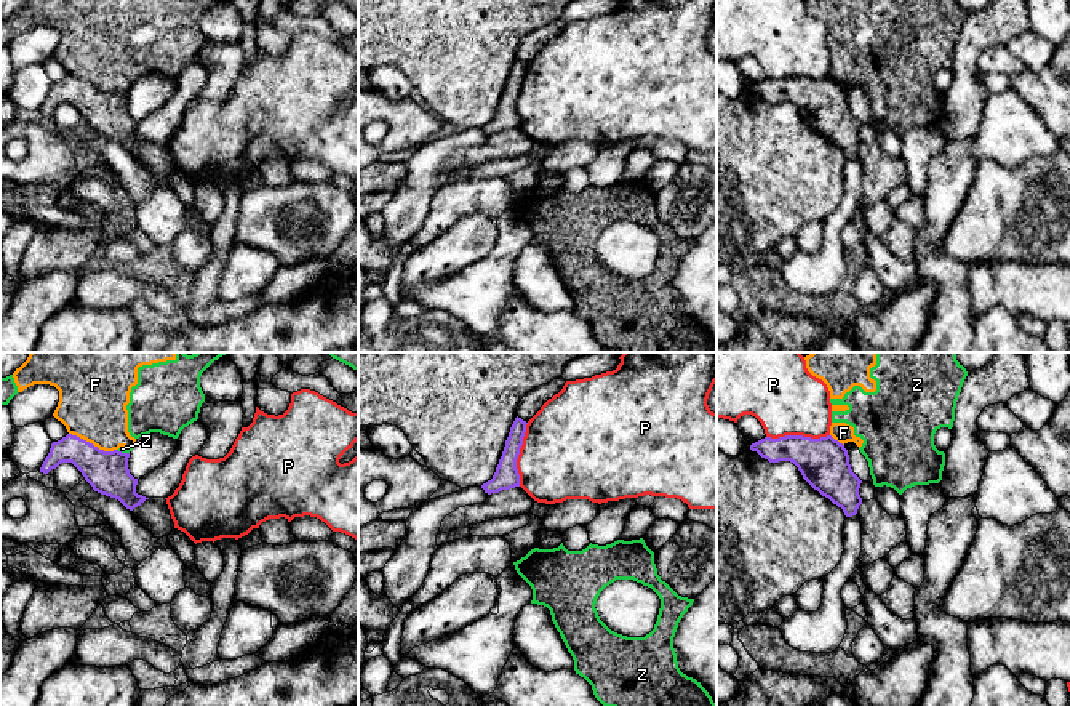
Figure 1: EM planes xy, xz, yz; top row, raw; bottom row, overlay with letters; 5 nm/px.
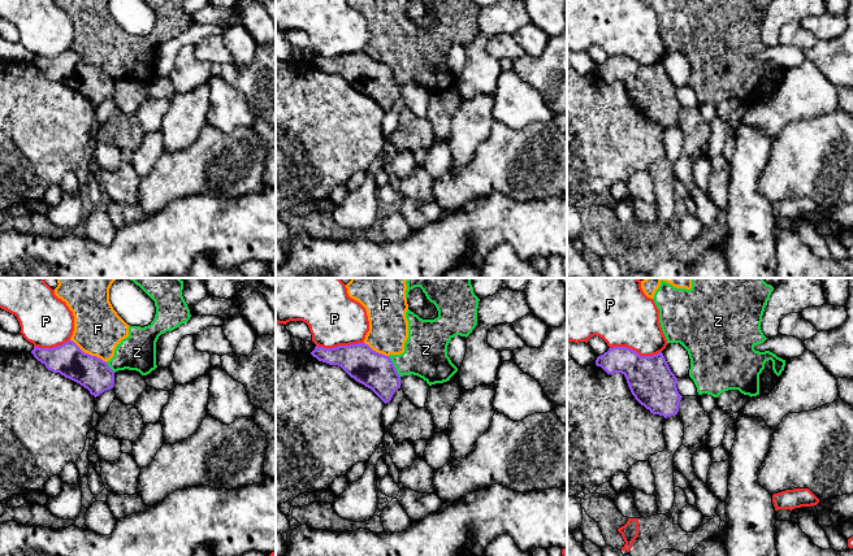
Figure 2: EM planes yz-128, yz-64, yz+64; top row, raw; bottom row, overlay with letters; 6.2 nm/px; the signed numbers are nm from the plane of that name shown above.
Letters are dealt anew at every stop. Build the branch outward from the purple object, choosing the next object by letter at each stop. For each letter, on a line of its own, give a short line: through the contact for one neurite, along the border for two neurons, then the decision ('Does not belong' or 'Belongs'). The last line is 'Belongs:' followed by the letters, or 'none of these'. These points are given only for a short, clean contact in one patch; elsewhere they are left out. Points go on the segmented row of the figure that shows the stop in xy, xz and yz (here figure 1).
F: Line: xy (69, 433), (99, 449), (117, 450). Does not belong
P: Does not belong
Z: Line: xy (117, 450), (128, 453). Does not belong
Belongs: none of these

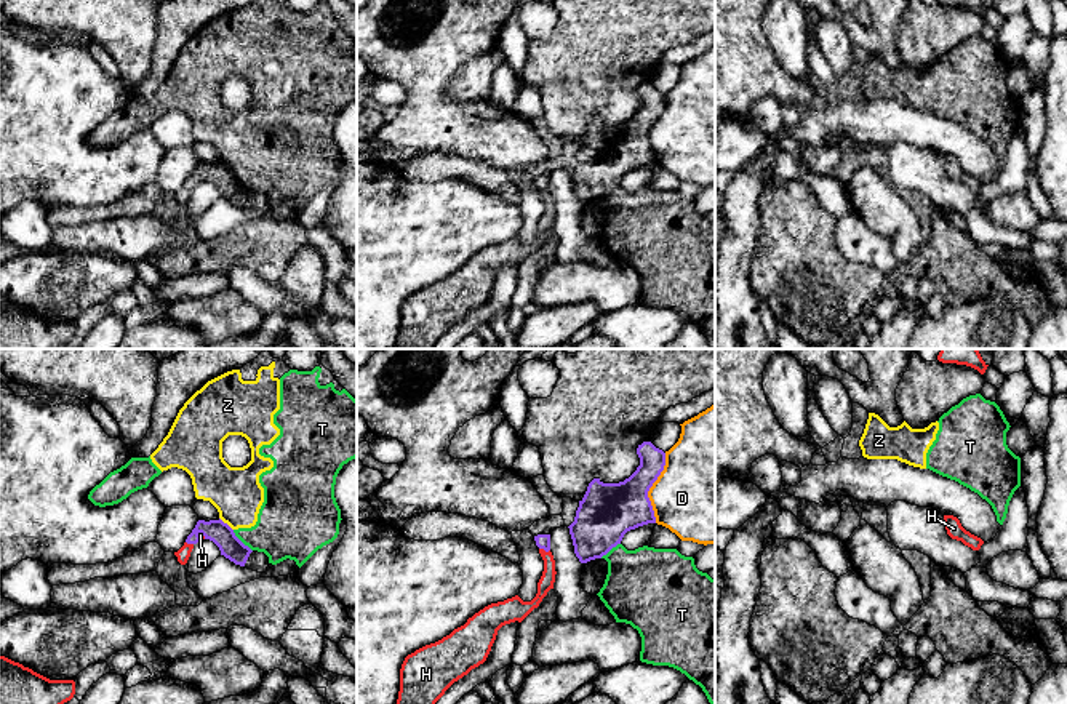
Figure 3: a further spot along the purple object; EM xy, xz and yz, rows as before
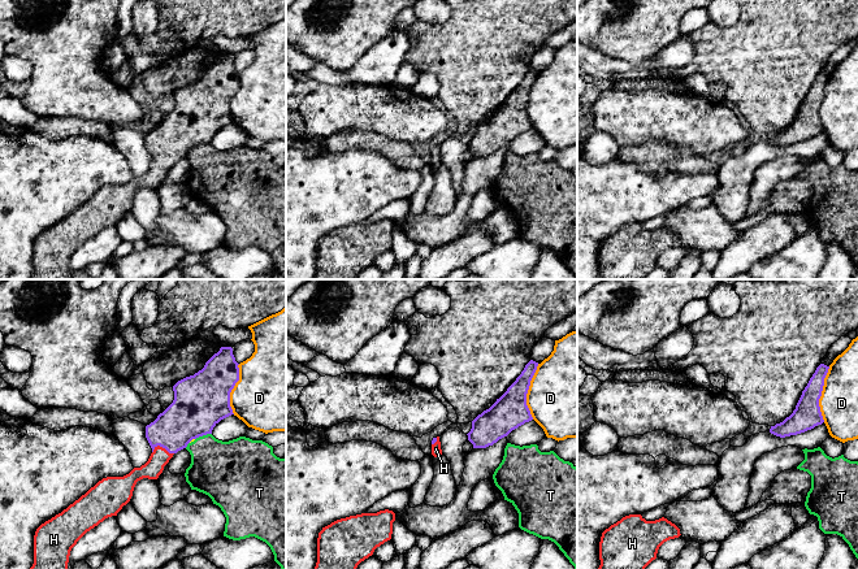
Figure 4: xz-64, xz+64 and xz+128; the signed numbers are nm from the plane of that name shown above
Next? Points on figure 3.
D: Does not belong
H: Line: xz (543, 541), (544, 549), (547, 557), (546, 583). Belongs
T: Line: xy (232, 530), (251, 551). Does not belong
Z: Line: xy (219, 517), (232, 530). Does not belong
Belongs: H

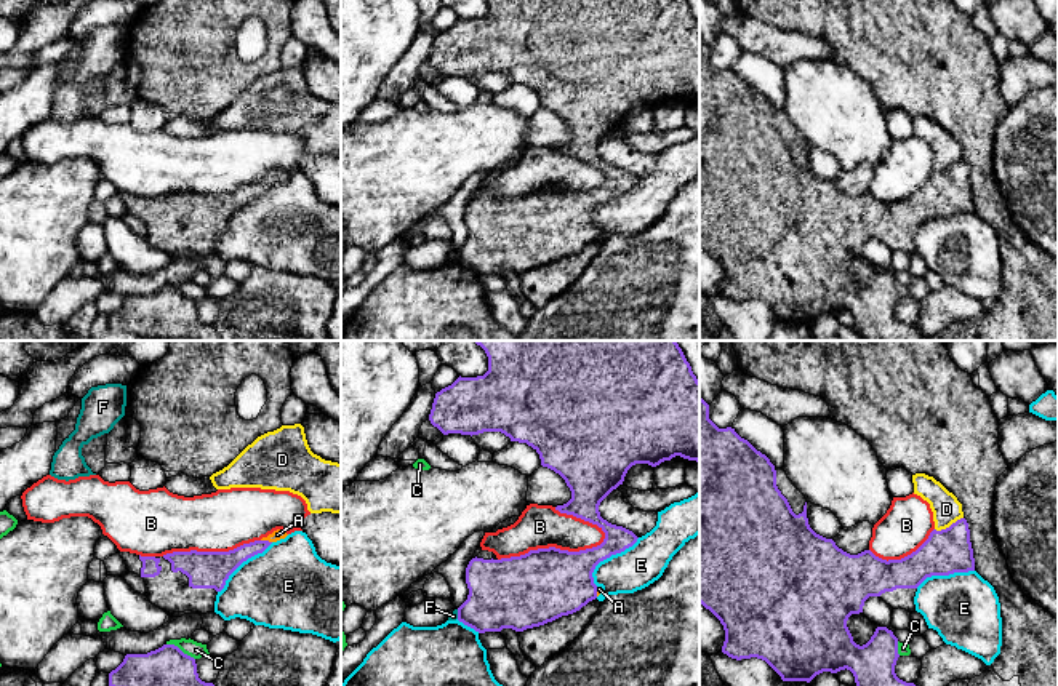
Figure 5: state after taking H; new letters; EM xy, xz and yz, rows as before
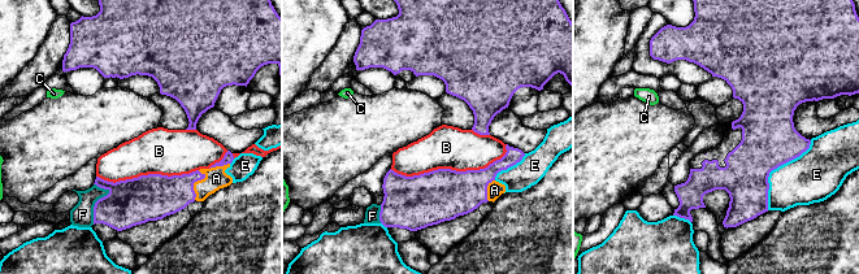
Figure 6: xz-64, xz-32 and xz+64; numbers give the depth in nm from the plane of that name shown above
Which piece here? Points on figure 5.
A: Line: xy (223, 563), (266, 541), (277, 534). Belongs
B: Does not belong
C: Does not belong
D: Line: yz (962, 517), (945, 528), (935, 530). Does not belong
E: Does not belong
F: Does not belong
Belongs: A

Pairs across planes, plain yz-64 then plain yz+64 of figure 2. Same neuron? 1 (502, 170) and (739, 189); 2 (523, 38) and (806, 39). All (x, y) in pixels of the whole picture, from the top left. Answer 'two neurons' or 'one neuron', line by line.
1: two neurons
2: two neurons

